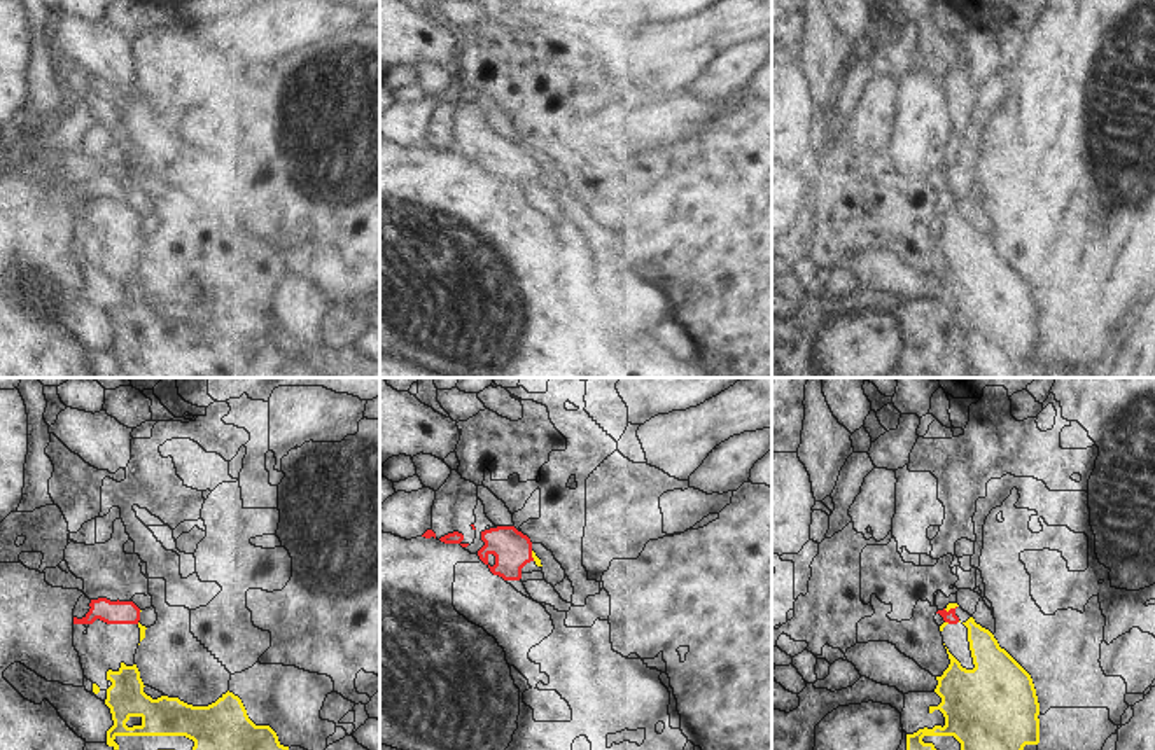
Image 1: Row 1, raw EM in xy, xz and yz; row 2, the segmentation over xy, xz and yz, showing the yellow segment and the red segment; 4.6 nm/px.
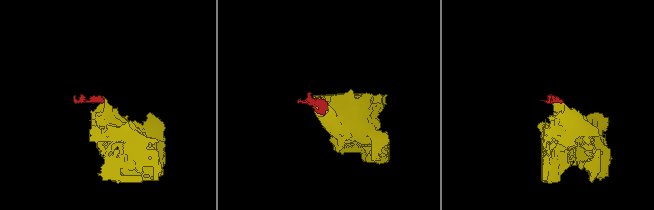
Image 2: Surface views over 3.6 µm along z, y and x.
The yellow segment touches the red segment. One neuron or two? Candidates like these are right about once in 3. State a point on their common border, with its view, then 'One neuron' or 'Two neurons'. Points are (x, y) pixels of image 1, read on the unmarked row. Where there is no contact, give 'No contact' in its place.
Touches yellow at yz (949, 217). One neuron.

